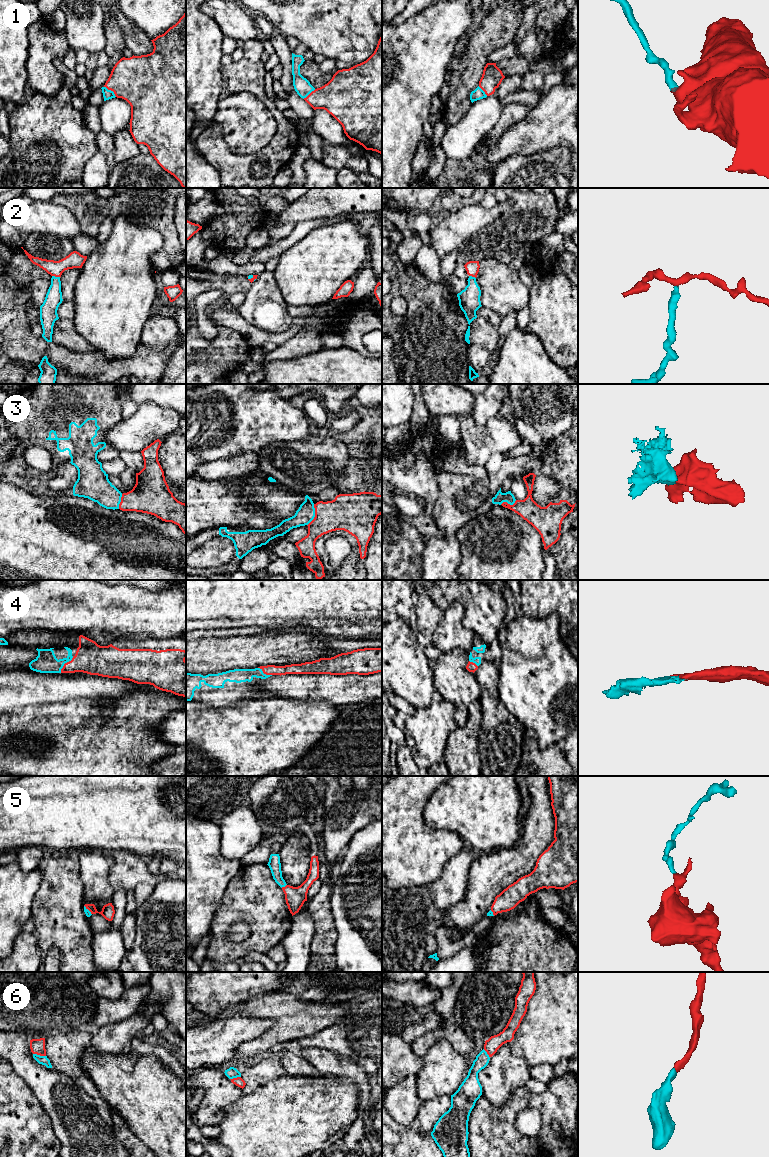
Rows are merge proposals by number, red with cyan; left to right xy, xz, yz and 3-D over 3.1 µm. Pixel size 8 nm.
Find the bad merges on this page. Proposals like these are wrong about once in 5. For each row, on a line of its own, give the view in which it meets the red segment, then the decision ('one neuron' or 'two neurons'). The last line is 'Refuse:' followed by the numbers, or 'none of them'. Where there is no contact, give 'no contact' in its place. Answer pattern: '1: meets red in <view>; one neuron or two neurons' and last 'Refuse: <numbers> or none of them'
1: meets red in xy; one neuron
2: meets red in xy; one neuron
3: meets red in xz; two neurons
4: meets red in xy; one neuron
5: meets red in xz; one neuron
6: meets red in xy; one neuron
Refuse: 3

